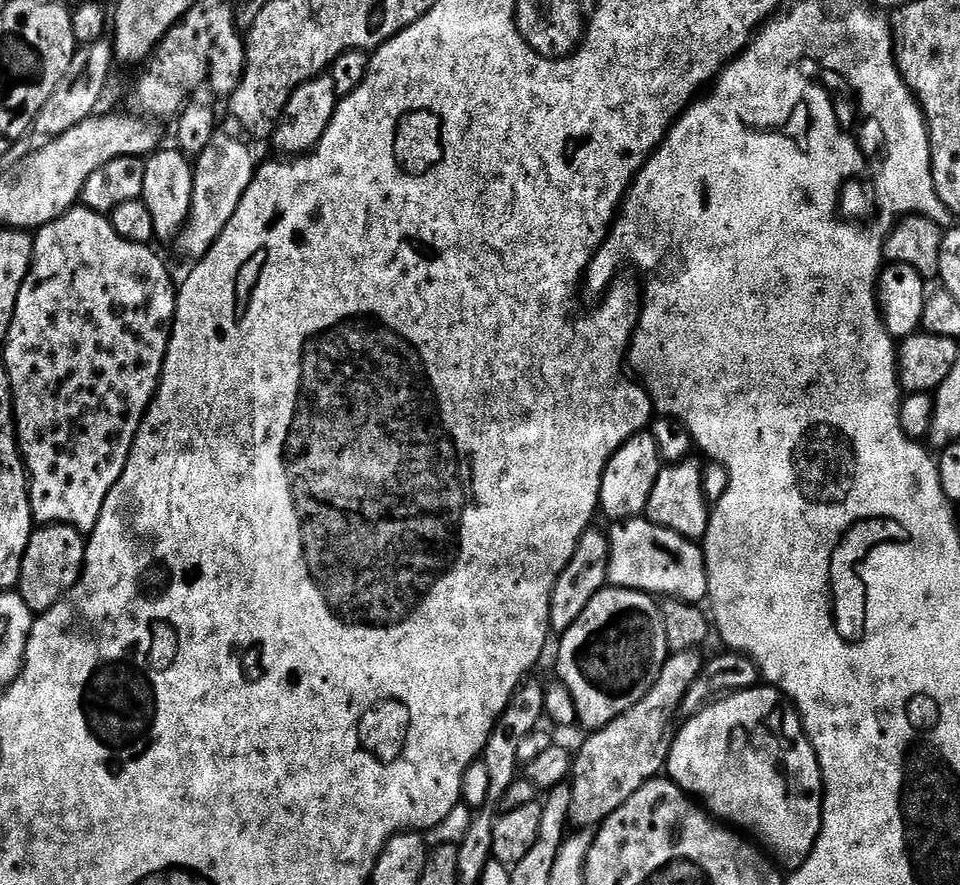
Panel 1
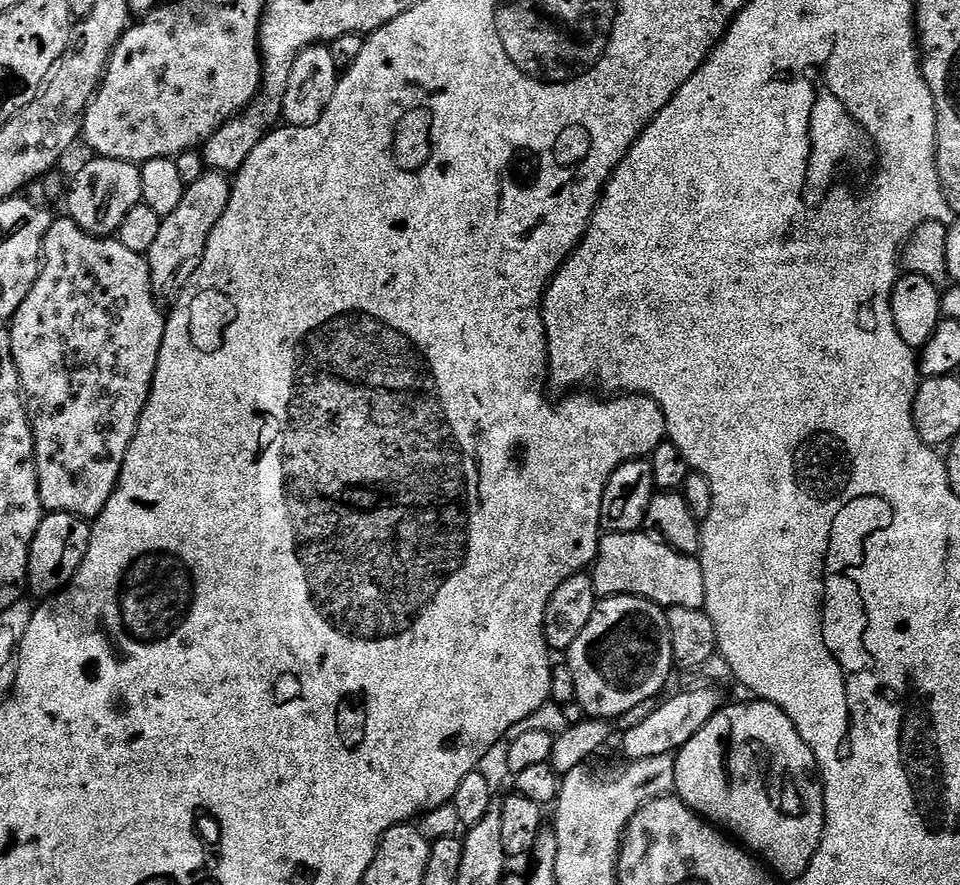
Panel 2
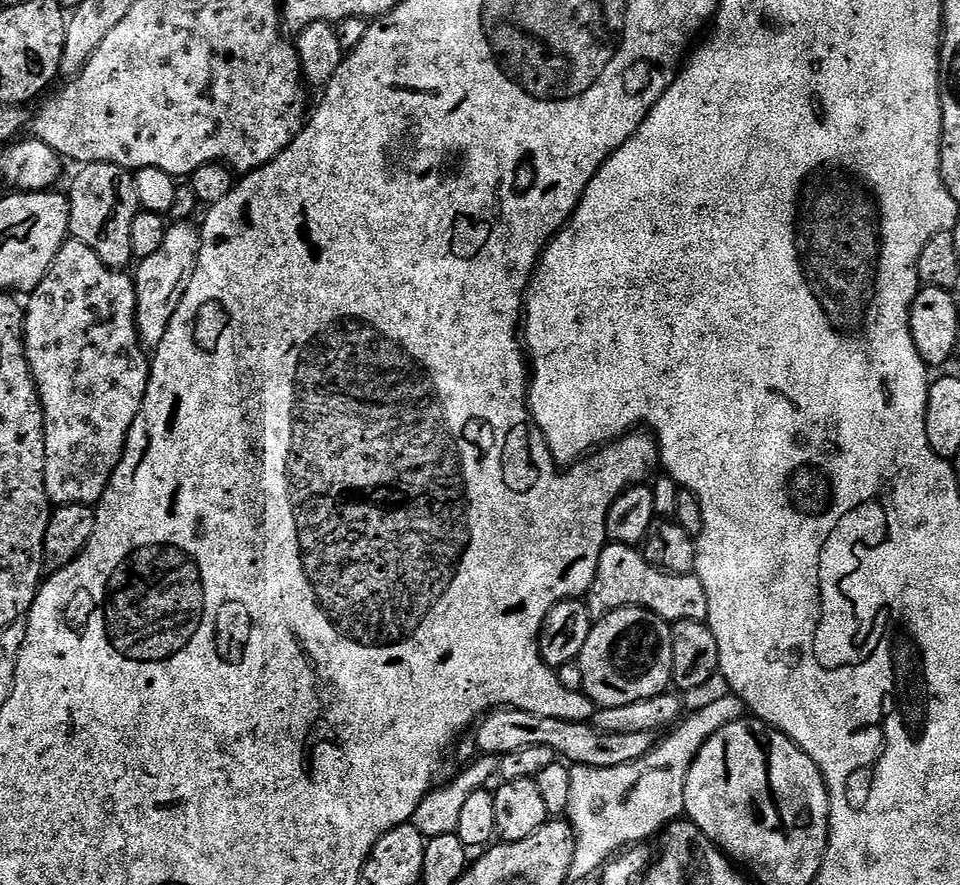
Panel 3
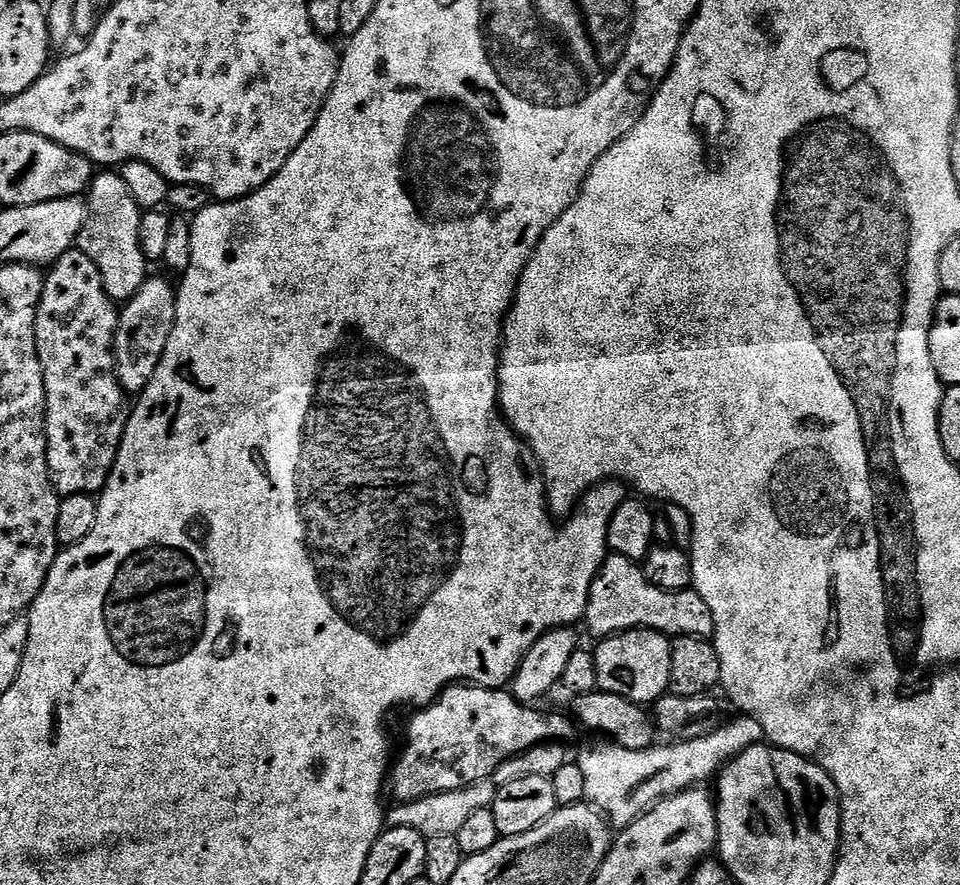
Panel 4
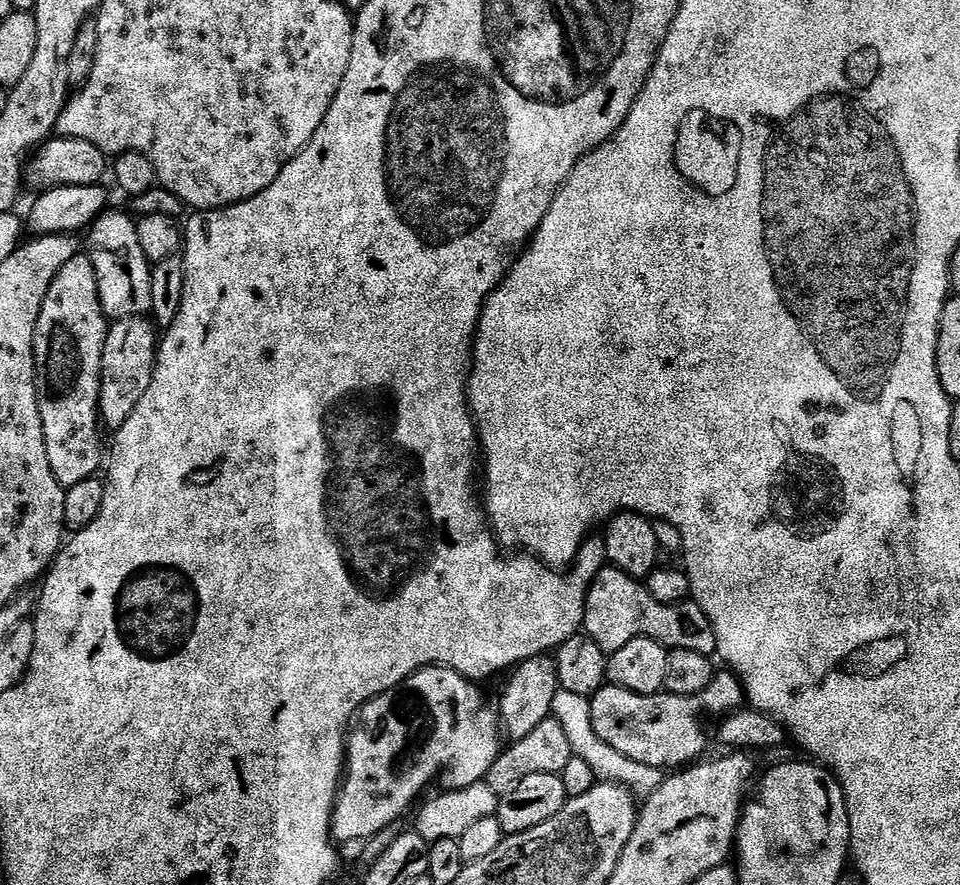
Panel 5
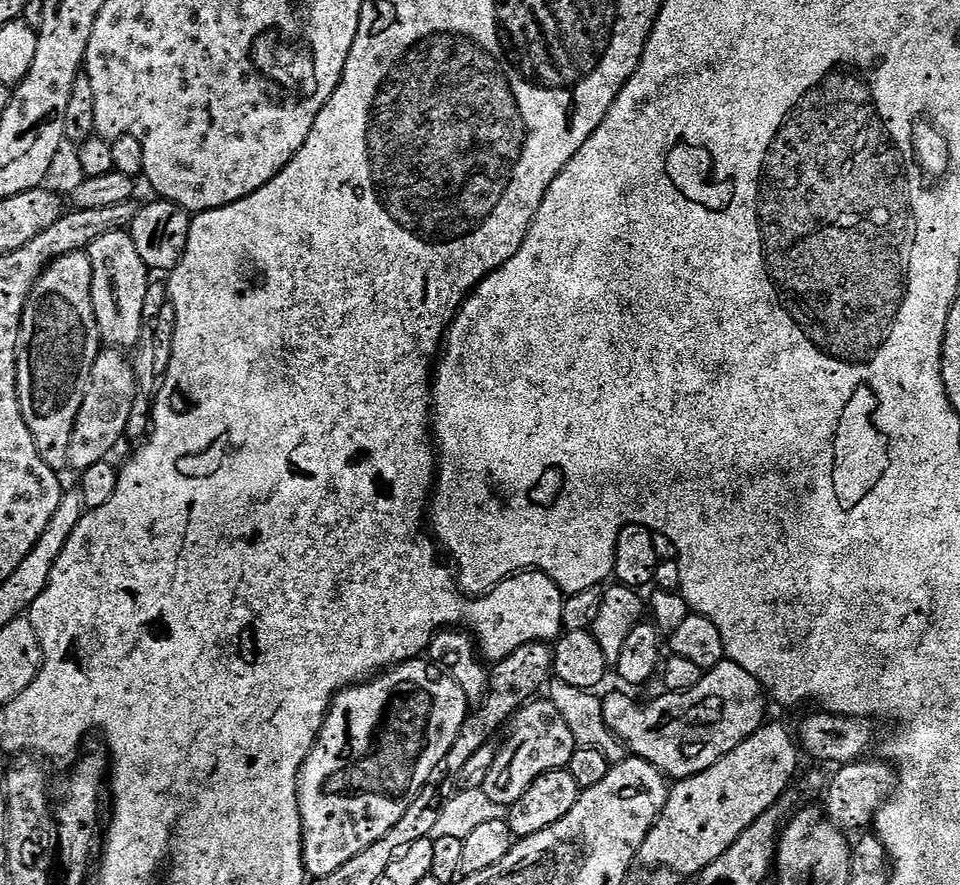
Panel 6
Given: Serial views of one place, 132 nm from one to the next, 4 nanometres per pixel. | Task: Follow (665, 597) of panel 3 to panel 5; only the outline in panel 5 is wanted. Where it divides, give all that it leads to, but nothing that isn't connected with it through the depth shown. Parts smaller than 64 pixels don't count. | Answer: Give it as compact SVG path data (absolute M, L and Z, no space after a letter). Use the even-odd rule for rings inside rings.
M605 566L588 587L583 631L598 642L606 654L622 650L622 646L626 646L626 642L634 642L634 638L650 638L669 650L694 650L694 654L709 658L717 655L714 626L696 603L658 602L641 581L611 566Z

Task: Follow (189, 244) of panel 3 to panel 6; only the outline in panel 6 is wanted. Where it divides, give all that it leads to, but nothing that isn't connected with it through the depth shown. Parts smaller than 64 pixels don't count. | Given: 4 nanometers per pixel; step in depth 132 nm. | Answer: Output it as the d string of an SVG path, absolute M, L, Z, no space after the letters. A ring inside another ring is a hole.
M105 347L94 362L94 370L90 370L90 386L86 398L82 398L82 410L78 410L74 434L70 438L68 468L76 468L77 473L108 460L111 452L119 446L120 439L123 441L128 435L130 410L134 410L136 397L136 369L133 361L124 356L127 355L123 351Z

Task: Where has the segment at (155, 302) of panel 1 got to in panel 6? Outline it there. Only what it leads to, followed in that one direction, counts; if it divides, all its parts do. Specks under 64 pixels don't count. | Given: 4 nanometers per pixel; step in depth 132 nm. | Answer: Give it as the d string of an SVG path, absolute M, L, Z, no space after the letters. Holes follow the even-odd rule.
M82 251L57 256L36 280L24 307L16 369L22 418L26 418L26 426L30 426L30 434L34 438L34 446L38 446L38 454L42 454L42 462L58 474L68 468L70 438L74 434L78 410L82 410L82 398L86 398L86 390L90 386L90 370L94 370L94 362L101 351L100 331L94 318L92 267L88 253Z

